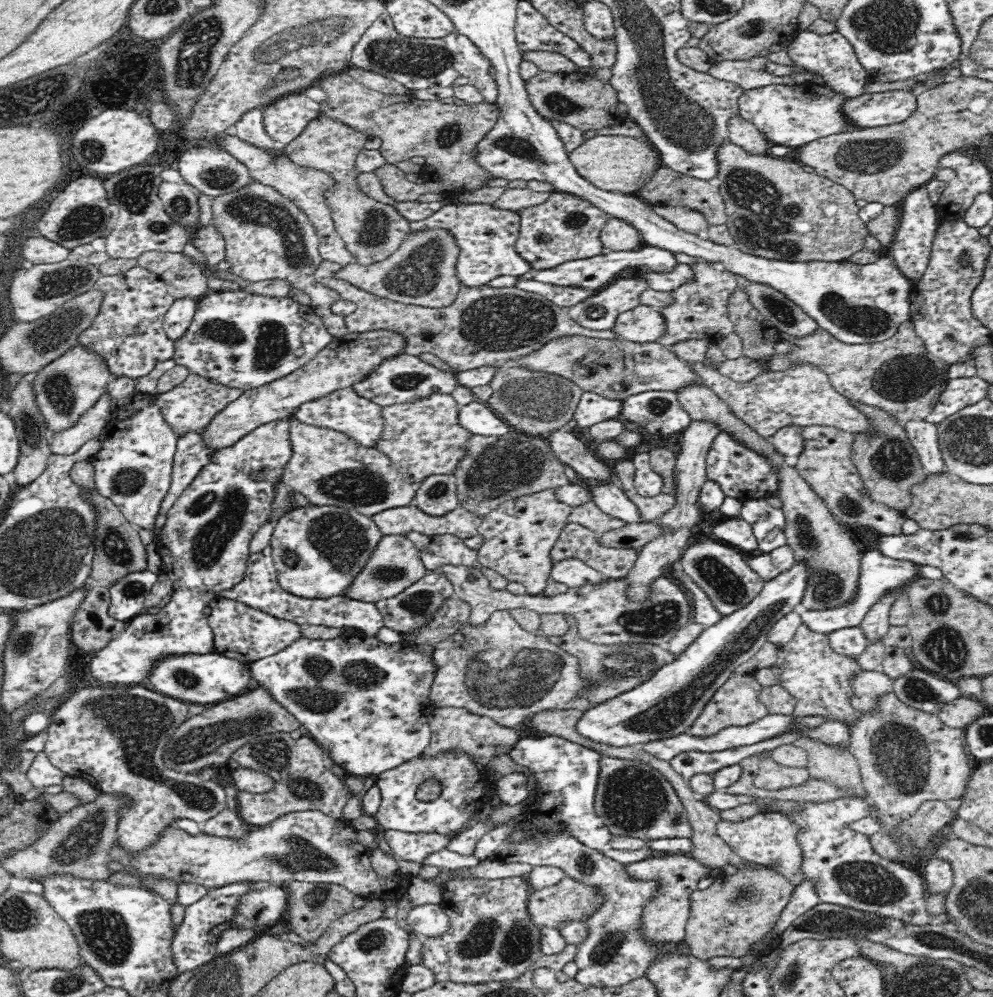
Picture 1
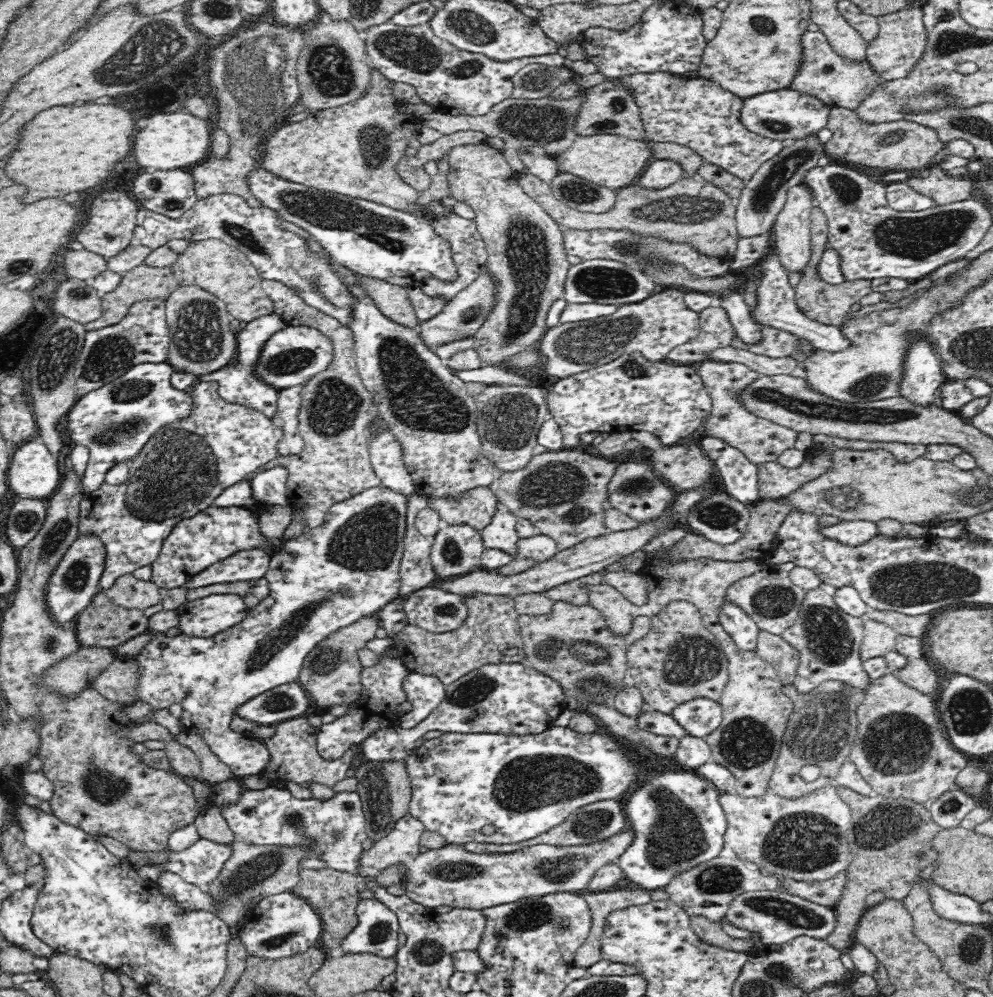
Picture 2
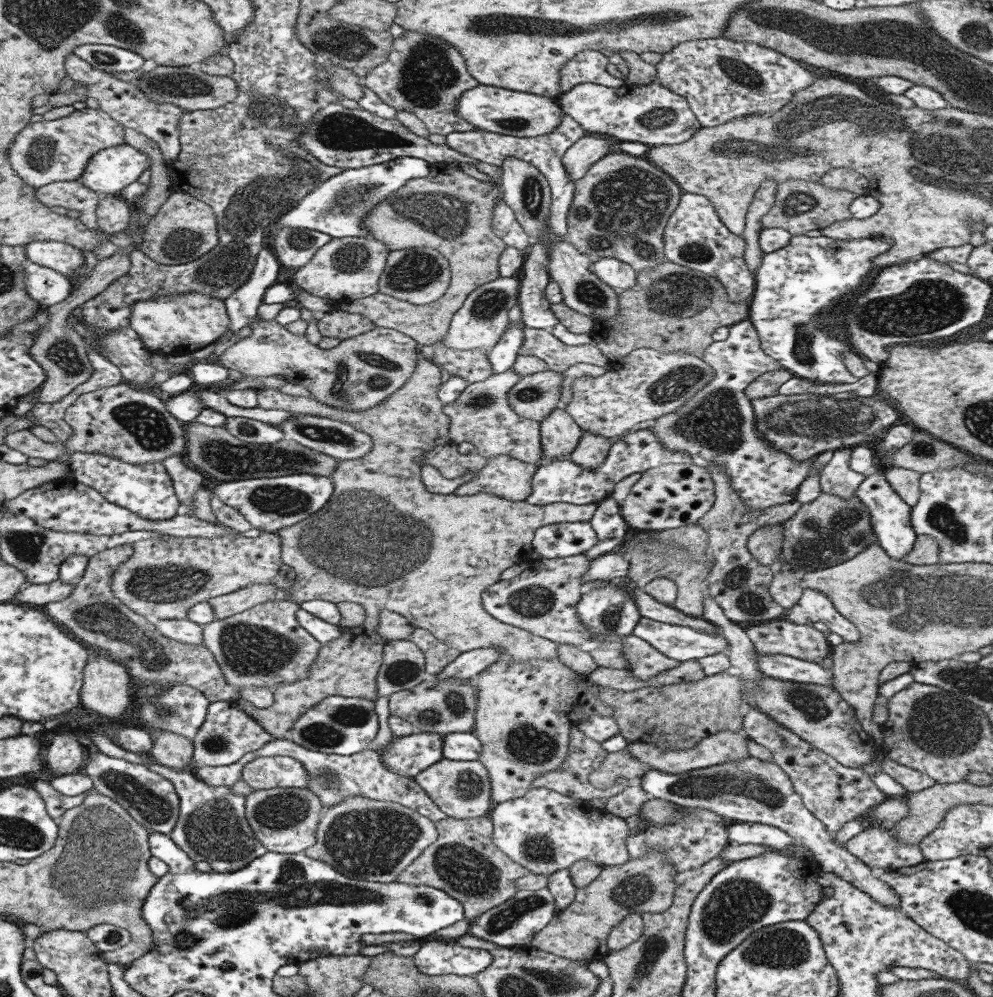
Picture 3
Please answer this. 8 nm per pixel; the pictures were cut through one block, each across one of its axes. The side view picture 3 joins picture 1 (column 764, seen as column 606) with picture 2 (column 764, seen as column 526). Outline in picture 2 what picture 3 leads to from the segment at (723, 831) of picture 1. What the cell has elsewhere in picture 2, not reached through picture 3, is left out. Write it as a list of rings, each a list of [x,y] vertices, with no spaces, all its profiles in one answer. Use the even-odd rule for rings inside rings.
[[[835,784],[795,799],[787,799],[771,790],[757,797],[740,796],[736,792],[721,793],[719,803],[728,821],[724,848],[732,849],[737,859],[755,864],[759,869],[763,868],[775,877],[822,883],[835,878],[839,872],[846,871],[852,860],[852,851],[846,837],[852,823],[852,812],[837,793]]]

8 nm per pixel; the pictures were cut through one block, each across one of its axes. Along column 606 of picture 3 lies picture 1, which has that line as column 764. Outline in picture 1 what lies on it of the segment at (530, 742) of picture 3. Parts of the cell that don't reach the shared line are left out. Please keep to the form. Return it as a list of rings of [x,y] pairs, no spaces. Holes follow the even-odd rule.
[[[738,673],[726,680],[726,682],[718,688],[718,690],[710,697],[706,706],[702,709],[694,724],[690,726],[686,733],[695,737],[709,737],[719,733],[726,727],[745,727],[752,724],[767,715],[767,708],[758,700],[759,692],[762,686],[753,675],[740,675]]]

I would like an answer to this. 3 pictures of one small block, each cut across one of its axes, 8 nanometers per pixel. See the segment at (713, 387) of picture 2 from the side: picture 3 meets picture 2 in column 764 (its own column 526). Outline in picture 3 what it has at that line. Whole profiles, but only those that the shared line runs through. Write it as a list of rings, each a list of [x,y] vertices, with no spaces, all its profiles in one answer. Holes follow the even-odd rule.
[[[514,368],[502,373],[494,373],[486,380],[469,384],[453,404],[444,405],[444,413],[450,417],[451,442],[457,445],[461,442],[470,442],[475,446],[475,452],[485,459],[506,455],[534,464],[544,458],[540,422],[518,417],[508,403],[509,390],[522,378]]]

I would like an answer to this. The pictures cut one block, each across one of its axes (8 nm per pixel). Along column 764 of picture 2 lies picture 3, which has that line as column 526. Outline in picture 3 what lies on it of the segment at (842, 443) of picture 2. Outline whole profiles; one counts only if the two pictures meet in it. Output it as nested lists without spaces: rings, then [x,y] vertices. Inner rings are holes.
[[[498,455],[487,459],[486,466],[476,477],[457,488],[456,496],[470,496],[489,492],[503,499],[524,501],[532,492],[532,477],[536,470],[553,460],[542,458],[537,463],[525,463],[511,456]]]

